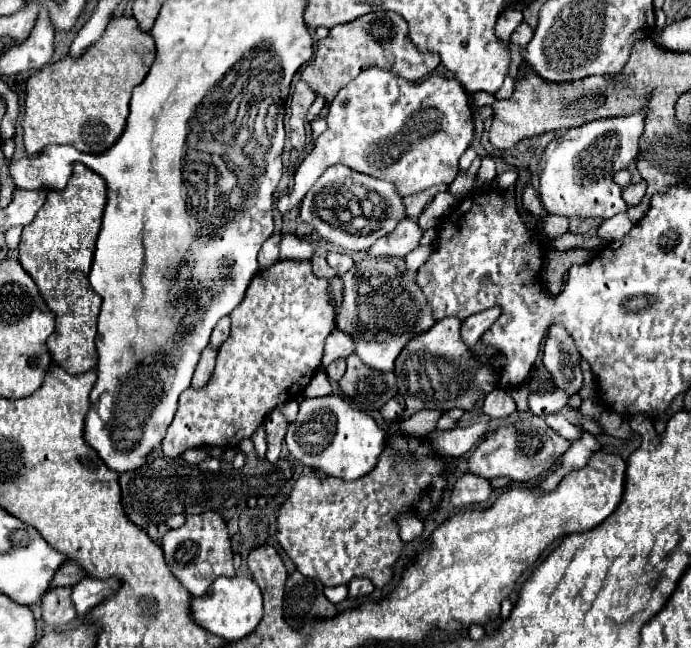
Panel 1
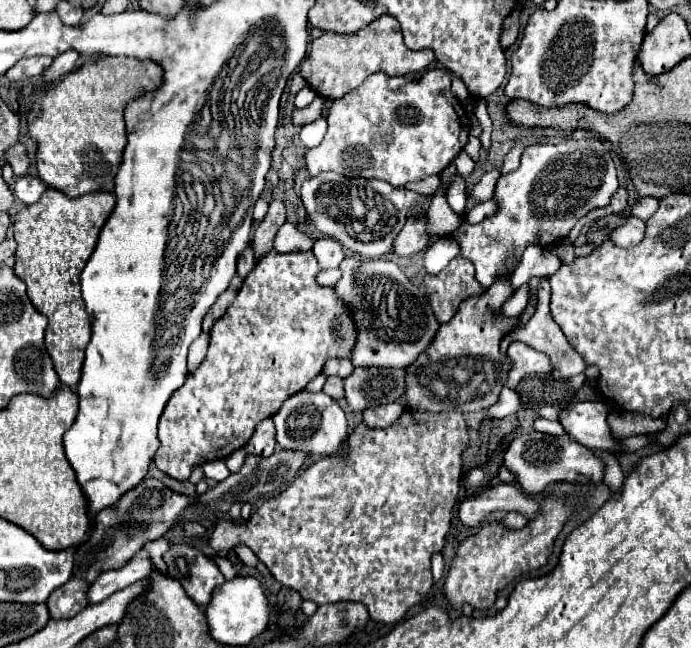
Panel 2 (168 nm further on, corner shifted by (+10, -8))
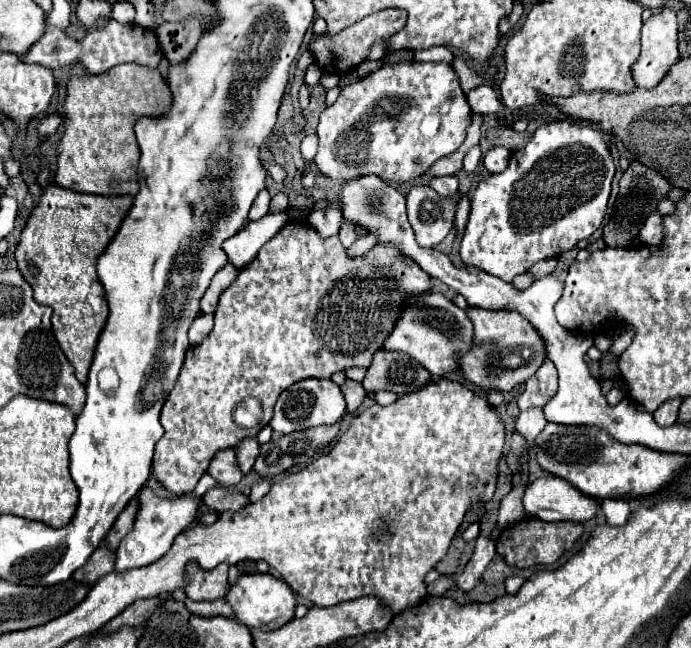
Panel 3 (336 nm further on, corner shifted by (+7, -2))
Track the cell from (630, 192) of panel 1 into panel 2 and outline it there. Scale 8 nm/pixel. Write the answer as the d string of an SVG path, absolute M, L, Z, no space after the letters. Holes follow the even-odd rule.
M644 197L644 199L640 199L640 201L630 209L630 213L632 213L634 217L642 219L642 221L648 221L648 217L650 217L656 209L658 209L658 199L654 199L654 197Z

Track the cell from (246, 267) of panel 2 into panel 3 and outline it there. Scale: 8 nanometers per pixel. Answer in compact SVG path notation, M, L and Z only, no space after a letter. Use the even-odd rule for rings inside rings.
M277 213L277 215L265 215L259 221L251 221L247 223L237 235L233 235L231 239L227 239L225 251L229 261L237 267L243 269L245 265L249 265L255 255L259 253L259 249L289 221L289 215Z

